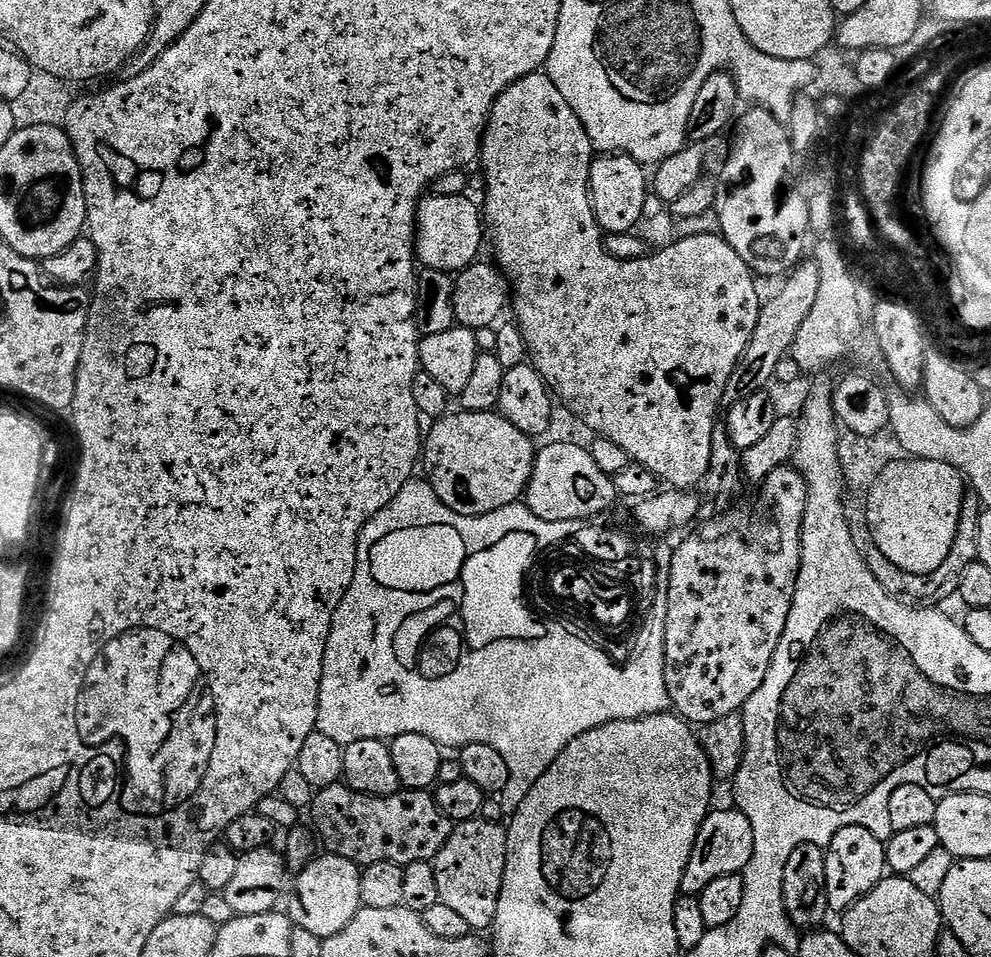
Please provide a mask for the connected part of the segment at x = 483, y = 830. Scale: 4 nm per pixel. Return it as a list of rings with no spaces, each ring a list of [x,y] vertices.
[[[479,818],[457,823],[446,846],[442,846],[436,856],[434,863],[440,903],[452,907],[468,923],[469,929],[491,929],[498,910],[507,857],[508,834],[505,825]]]

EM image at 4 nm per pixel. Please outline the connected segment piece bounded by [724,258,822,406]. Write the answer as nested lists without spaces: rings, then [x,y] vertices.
[[[805,258],[792,269],[784,282],[780,293],[773,300],[763,301],[752,341],[746,346],[744,357],[738,362],[734,374],[730,374],[730,382],[726,382],[725,405],[737,404],[742,398],[750,398],[750,394],[765,391],[769,387],[768,383],[773,383],[775,368],[781,359],[791,353],[794,338],[802,328],[802,322],[806,322],[806,314],[810,314],[810,310],[814,308],[818,290],[822,286],[822,274],[815,259]]]

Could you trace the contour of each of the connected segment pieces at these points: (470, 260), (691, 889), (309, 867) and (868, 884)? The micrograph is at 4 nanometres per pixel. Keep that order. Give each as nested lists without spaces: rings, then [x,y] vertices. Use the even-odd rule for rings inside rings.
[[[425,195],[416,210],[416,259],[424,268],[438,270],[449,274],[458,274],[464,268],[477,263],[481,259],[480,247],[486,244],[486,221],[479,203],[463,196]]]
[[[735,806],[718,808],[709,811],[698,830],[686,874],[682,874],[680,890],[685,896],[699,897],[700,892],[714,882],[714,878],[741,875],[754,854],[754,830],[750,830],[750,818],[746,818],[746,814],[742,814]]]
[[[331,854],[317,855],[316,859],[310,861],[295,877],[296,912],[291,913],[293,925],[302,930],[310,930],[310,934],[314,934],[322,941],[328,940],[342,930],[346,930],[346,926],[350,926],[350,918],[354,918],[354,914],[362,906],[360,902],[361,871],[361,865],[350,862],[341,856]]]
[[[846,826],[834,834],[824,853],[826,864],[826,894],[828,907],[834,913],[843,914],[858,903],[870,890],[885,879],[888,859],[884,853],[885,841],[874,838],[870,830],[862,826]]]

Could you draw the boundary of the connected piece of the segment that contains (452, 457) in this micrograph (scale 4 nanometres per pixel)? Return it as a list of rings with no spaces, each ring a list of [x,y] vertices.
[[[499,411],[465,412],[441,416],[435,421],[432,429],[427,429],[422,440],[422,468],[425,468],[426,479],[432,485],[434,494],[450,510],[463,516],[481,516],[494,510],[502,510],[502,506],[517,503],[527,493],[528,483],[532,477],[532,467],[538,451],[533,437],[522,434],[518,426],[514,426],[501,416]]]

